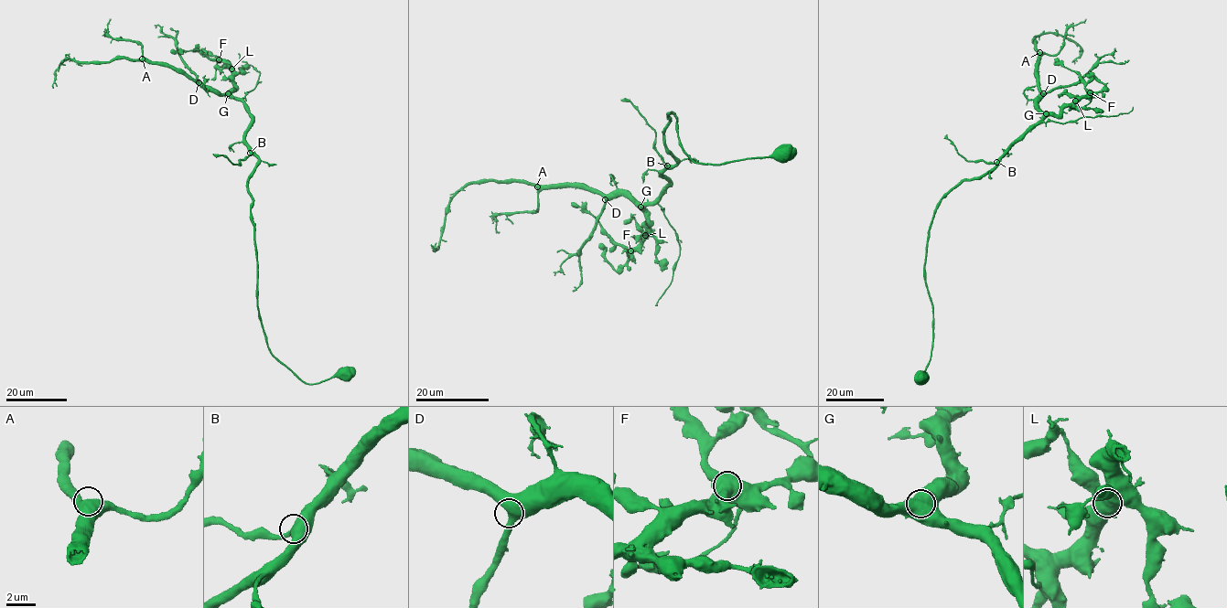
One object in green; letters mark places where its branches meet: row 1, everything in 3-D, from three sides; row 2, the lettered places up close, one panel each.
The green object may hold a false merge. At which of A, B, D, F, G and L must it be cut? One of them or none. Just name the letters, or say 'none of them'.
none of them

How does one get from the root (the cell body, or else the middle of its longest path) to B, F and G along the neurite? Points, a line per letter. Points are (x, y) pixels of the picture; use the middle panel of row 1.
B: (783, 154), (716, 165), (694, 161), (678, 139), (672, 111), (664, 145), (677, 163), (667, 165)
F: (783, 154), (694, 161), (669, 112), (677, 163), (630, 250)
G: (783, 154), (694, 161), (669, 112), (665, 152), (677, 163), (661, 173), (664, 194), (640, 207)

